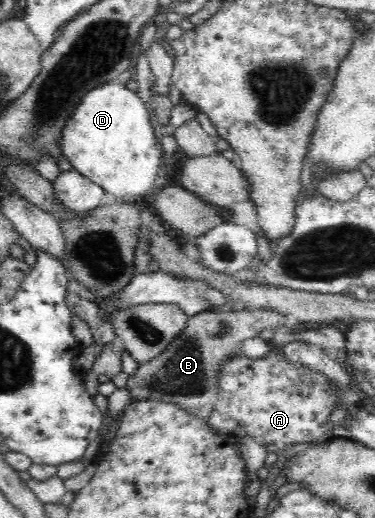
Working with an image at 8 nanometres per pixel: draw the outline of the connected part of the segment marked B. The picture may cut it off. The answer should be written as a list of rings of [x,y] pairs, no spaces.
[[[238,309],[235,311],[218,312],[204,311],[188,317],[188,323],[184,327],[184,331],[166,349],[164,353],[148,363],[139,364],[139,370],[132,376],[123,377],[120,384],[129,389],[132,399],[135,401],[150,398],[152,400],[160,400],[180,404],[182,408],[190,412],[194,416],[207,418],[213,412],[212,405],[218,397],[218,389],[220,389],[220,378],[218,373],[222,369],[222,365],[238,355],[240,345],[245,339],[258,336],[264,329],[278,329],[281,327],[286,330],[286,320],[288,316],[282,315],[275,309]]]

